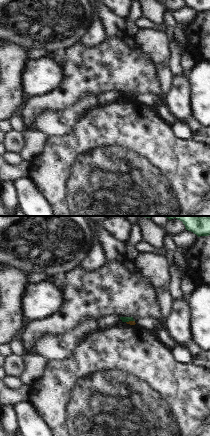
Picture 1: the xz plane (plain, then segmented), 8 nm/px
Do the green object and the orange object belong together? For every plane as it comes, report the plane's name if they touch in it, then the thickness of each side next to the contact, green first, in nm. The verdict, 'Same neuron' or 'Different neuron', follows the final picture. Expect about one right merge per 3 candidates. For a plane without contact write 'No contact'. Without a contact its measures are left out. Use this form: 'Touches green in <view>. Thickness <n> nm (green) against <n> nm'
Touches green in xz. Thickness 50 nm (green) against 30 nm

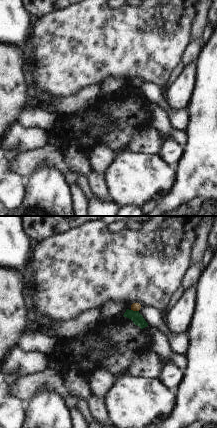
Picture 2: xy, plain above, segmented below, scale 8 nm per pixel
Touches green in xy. Thickness 90 nm (green) against 60 nm

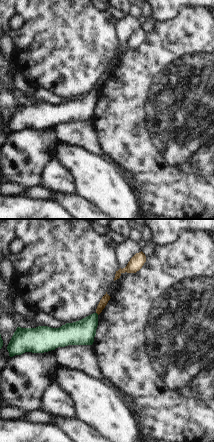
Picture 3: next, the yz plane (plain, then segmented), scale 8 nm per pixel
No contact

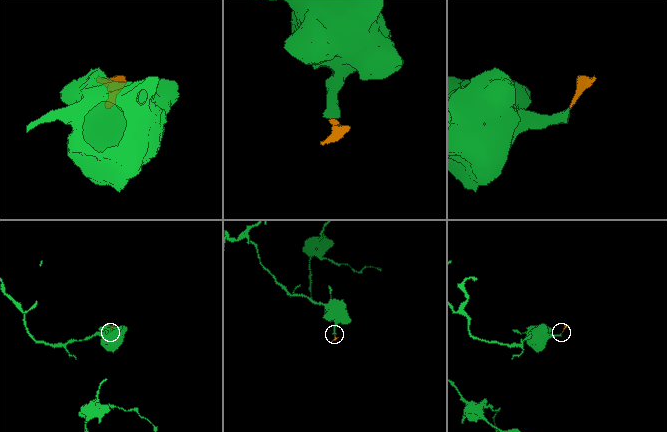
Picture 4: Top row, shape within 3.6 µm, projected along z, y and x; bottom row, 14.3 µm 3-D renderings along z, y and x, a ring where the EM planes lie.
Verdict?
Different neuron

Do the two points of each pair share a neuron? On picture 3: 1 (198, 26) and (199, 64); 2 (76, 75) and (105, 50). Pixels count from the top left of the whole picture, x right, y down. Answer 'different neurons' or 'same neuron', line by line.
1: same neuron
2: same neuron

